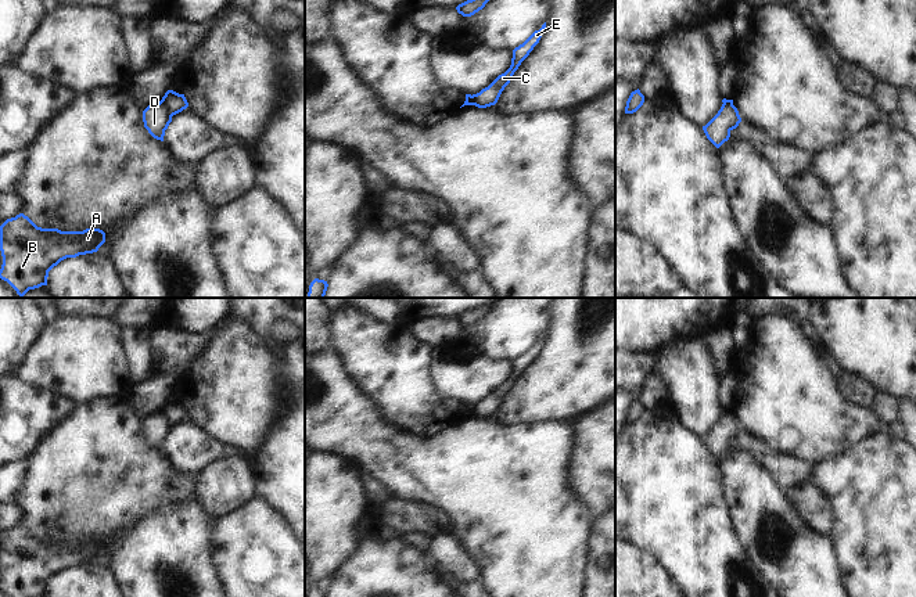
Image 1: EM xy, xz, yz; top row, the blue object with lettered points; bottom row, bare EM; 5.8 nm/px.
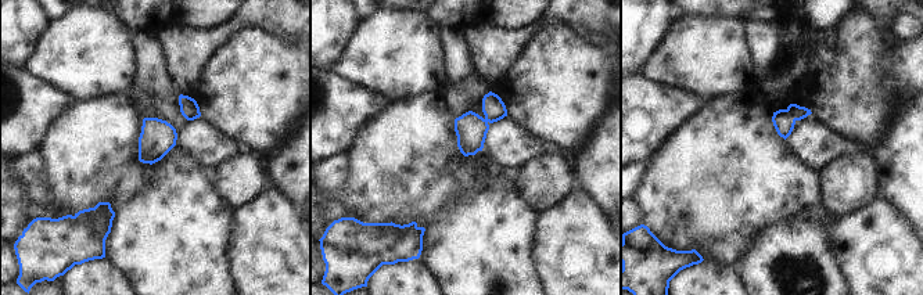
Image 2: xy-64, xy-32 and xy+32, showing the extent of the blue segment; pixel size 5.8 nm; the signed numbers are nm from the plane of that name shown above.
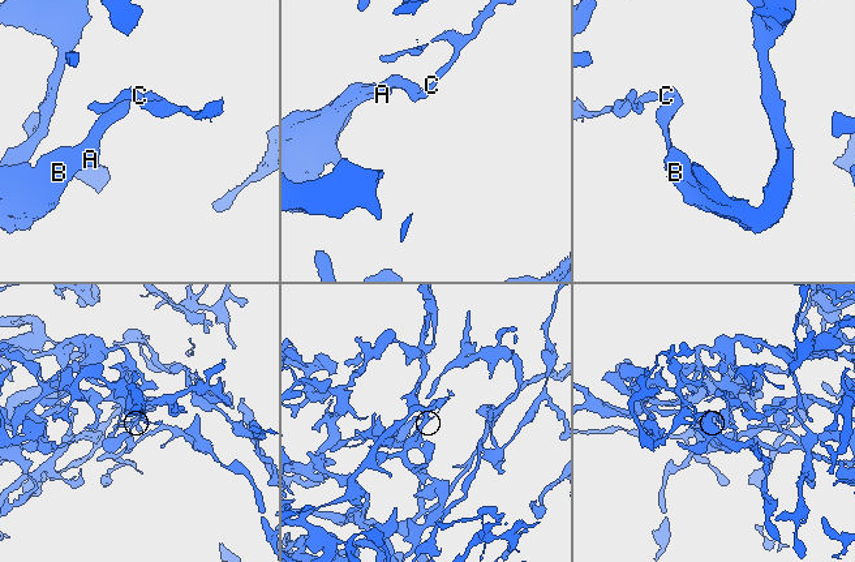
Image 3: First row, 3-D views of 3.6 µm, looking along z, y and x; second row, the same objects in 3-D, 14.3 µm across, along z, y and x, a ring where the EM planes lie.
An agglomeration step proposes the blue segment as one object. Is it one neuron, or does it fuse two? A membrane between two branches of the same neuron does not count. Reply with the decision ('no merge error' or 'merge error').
merge error

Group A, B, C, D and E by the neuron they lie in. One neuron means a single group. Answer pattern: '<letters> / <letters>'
A B D / C E

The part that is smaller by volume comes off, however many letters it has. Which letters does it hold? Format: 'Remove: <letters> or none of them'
Remove: C, E

